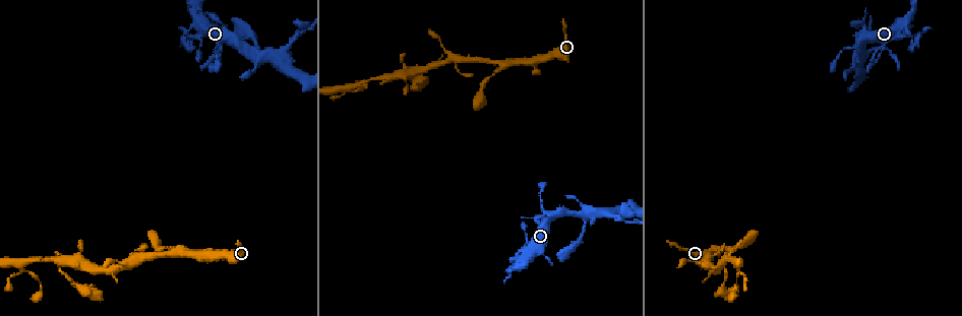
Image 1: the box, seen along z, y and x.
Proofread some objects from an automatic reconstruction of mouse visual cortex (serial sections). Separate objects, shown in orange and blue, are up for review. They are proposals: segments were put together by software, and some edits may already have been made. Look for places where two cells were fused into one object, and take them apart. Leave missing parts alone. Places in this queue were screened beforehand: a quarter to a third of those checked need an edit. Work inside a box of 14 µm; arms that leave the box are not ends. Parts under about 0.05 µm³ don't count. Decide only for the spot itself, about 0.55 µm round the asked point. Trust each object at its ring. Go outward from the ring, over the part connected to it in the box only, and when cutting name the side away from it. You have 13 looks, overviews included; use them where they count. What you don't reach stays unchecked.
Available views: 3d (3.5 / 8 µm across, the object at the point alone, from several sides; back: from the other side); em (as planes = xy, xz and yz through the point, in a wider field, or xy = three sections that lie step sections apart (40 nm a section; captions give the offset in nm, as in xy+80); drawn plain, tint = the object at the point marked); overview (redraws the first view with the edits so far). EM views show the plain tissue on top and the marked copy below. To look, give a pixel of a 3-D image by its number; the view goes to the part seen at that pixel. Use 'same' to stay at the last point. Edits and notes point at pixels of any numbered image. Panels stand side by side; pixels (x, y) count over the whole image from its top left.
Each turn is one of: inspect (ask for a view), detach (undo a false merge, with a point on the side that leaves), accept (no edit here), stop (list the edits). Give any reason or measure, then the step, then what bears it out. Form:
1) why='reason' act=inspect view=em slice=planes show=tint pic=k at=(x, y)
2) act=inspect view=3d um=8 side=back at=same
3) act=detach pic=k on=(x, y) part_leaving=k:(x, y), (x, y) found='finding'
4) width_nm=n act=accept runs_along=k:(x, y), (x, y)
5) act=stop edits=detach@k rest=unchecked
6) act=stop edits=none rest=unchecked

act=inspect view=3d um=3.5 pic=1 at=(505, 60)

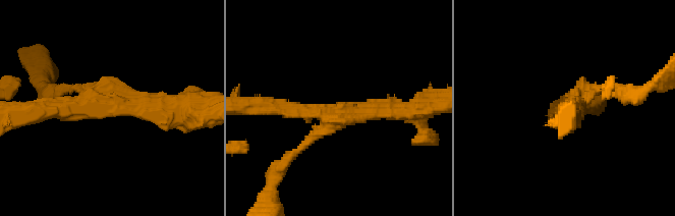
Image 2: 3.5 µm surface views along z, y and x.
arms=3 arm_widths_nm=150,200,300 act=inspect view=em slice=xy step=3 show=tint pic=2 at=(115, 105)

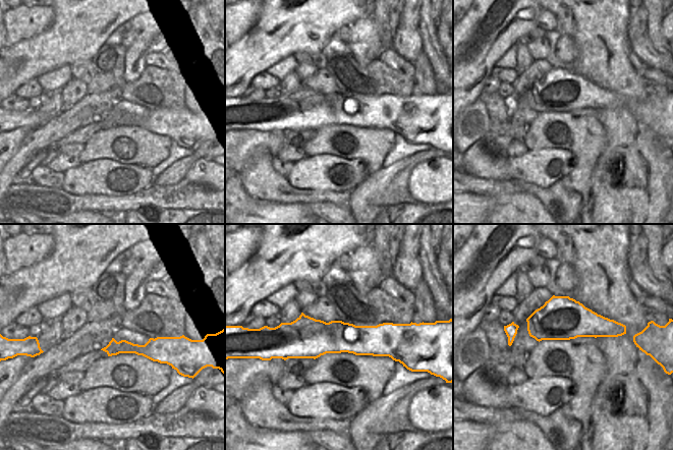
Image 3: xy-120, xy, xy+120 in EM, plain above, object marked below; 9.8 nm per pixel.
why='another direction' act=inspect view=em slice=planes show=tint at=same

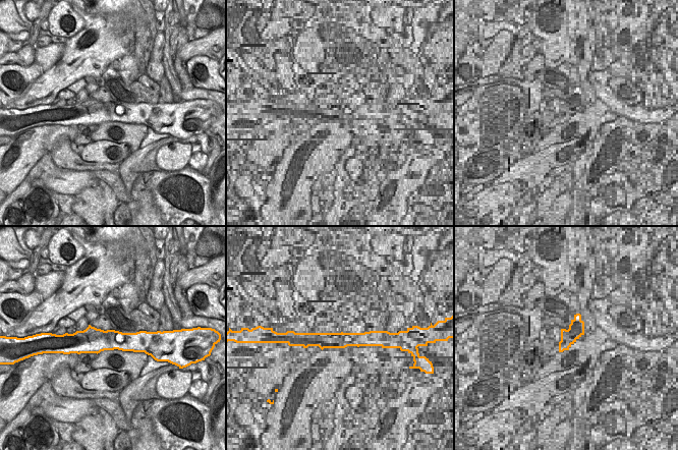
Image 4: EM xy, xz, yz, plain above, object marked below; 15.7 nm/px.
act=accept found='continuous, no second cell'

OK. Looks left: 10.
why='abrupt turn' act=inspect view=3d um=3.5 pic=1 at=(722, 261)

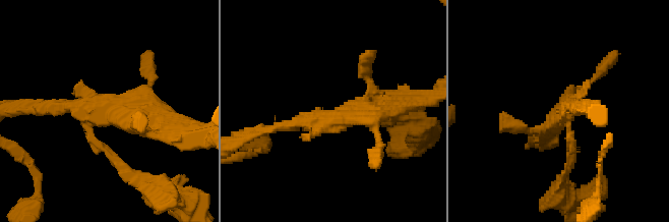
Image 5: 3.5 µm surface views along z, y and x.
act=inspect view=em slice=xy step=2 show=tint pic=5 at=(344, 116)

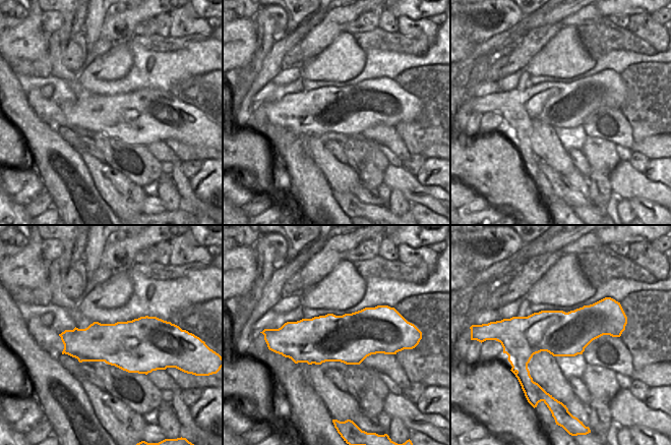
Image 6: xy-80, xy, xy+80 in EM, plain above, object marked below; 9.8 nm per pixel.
why='cut it another way' act=inspect view=em slice=planes show=tint at=same

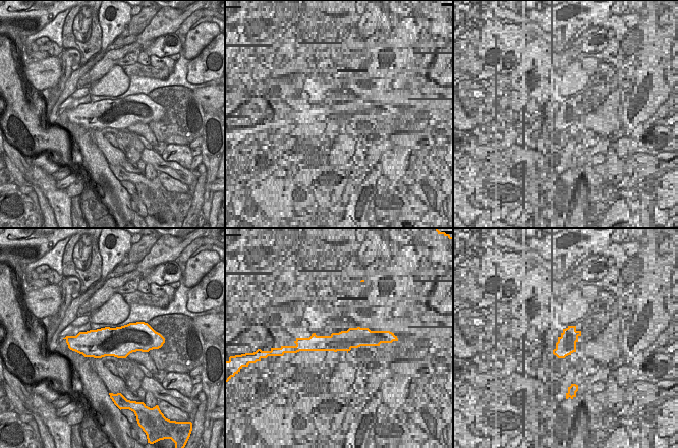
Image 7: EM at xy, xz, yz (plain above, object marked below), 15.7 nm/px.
act=detach pic=5 on=(111, 156) part_leaving=5:(90, 127), (90, 137), (160, 197) found='two cells meet here'

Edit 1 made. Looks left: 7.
act=inspect view=overview

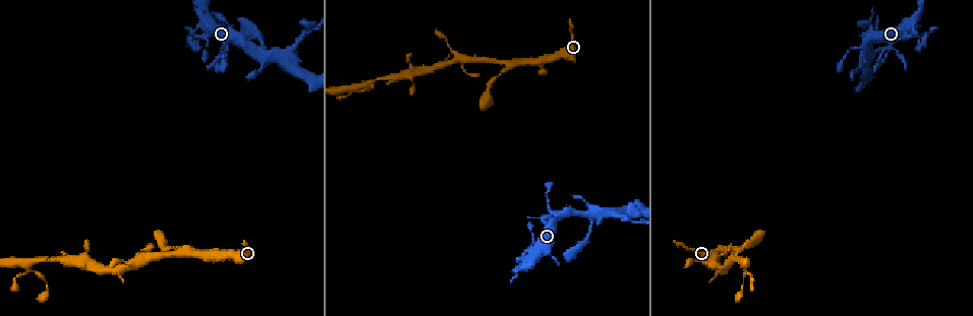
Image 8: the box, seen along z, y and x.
why='sharp bend' act=inspect view=3d um=3.5 pic=8 at=(355, 86)

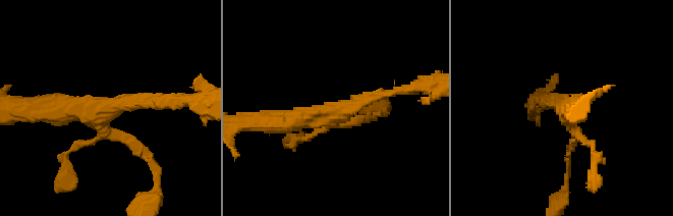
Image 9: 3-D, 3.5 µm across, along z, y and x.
act=inspect view=em slice=xy step=1 show=tint pic=9 at=(105, 114)

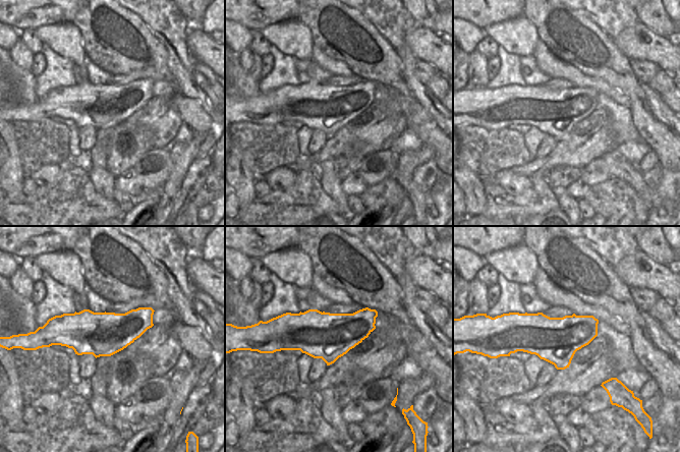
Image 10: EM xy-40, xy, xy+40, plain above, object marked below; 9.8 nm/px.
act=accept found='one cell here'

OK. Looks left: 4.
why='abrupt turn' act=inspect view=3d um=3.5 pic=8 at=(209, 26)

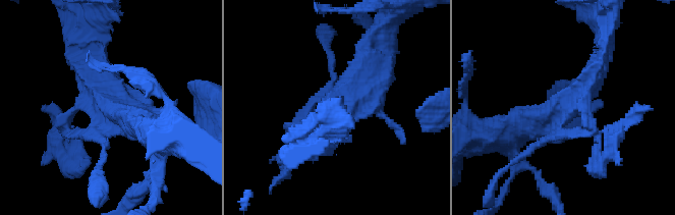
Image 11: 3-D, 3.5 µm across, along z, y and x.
act=inspect view=em slice=xy step=3 show=tint pic=11 at=(108, 100)

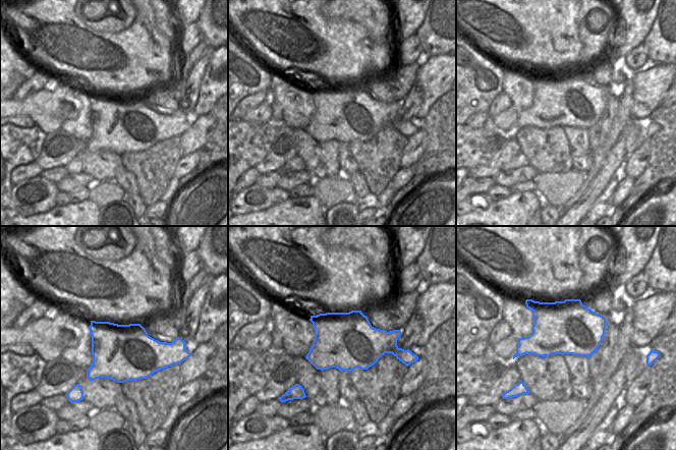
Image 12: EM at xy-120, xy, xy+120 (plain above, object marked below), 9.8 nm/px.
why='cut it another way' act=inspect view=em slice=xy step=5 show=tint at=same

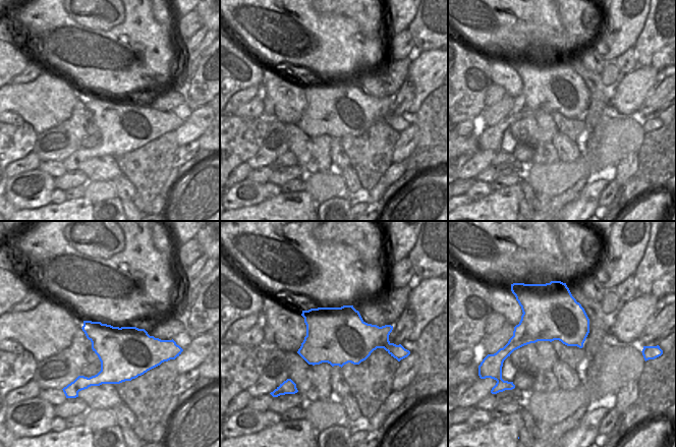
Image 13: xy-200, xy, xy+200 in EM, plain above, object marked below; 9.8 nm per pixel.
act=detach pic=11 on=(71, 149) part_leaving=11:(65, 117), (59, 155), (88, 161) found='a second cell is stuck on'

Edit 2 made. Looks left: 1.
act=stop edits=detach@5,detach@11 rest=unchecked

